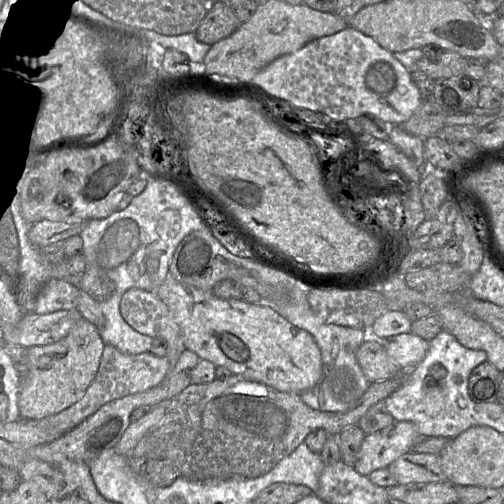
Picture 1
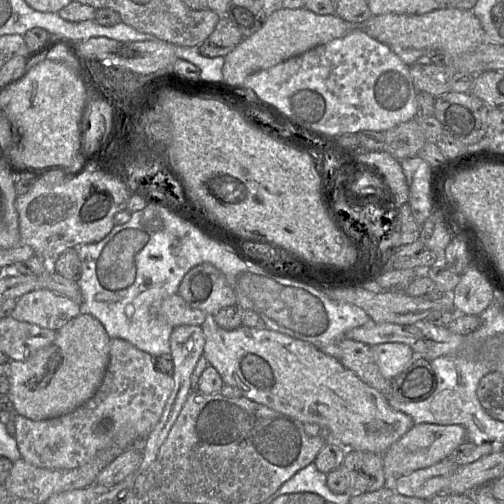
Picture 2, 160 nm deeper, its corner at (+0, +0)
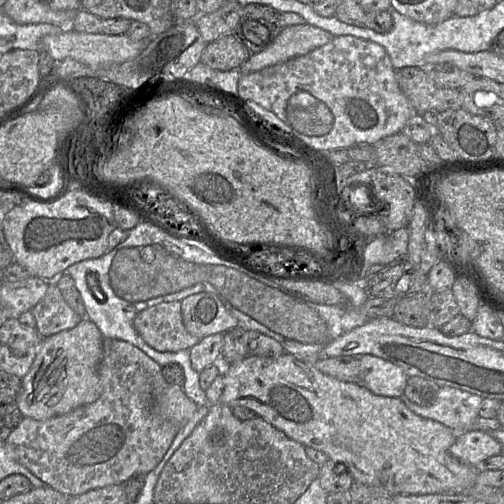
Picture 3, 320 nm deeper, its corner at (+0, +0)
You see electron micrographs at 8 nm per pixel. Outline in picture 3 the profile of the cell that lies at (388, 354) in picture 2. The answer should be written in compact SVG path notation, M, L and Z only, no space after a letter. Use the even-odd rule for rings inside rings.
M364 354L359 359L359 382L372 393L394 398L399 398L404 393L408 377L401 367L370 354Z

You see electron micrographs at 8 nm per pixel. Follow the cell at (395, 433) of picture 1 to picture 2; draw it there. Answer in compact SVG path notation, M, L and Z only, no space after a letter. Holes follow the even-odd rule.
M415 424L405 435L382 454L383 469L387 485L415 470L427 468L443 460L466 441L466 430L461 425Z

